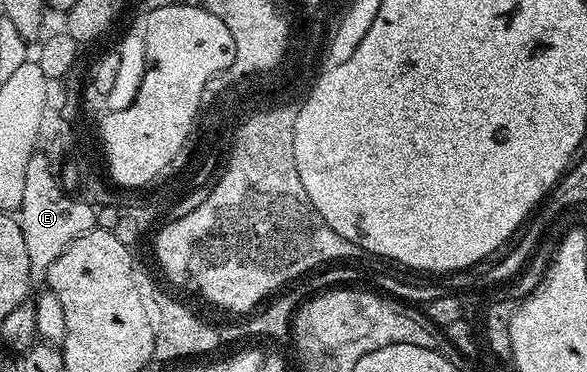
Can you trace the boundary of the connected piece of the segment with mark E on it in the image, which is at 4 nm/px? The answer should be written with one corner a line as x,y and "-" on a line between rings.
36,150
29,158
27,171
24,174
23,200
18,209
18,219
28,251
30,272
34,276
45,275
63,248
70,246
80,235
95,229
96,225
95,207
65,192
57,173
54,170
52,172
49,161
51,161
49,155
42,150

